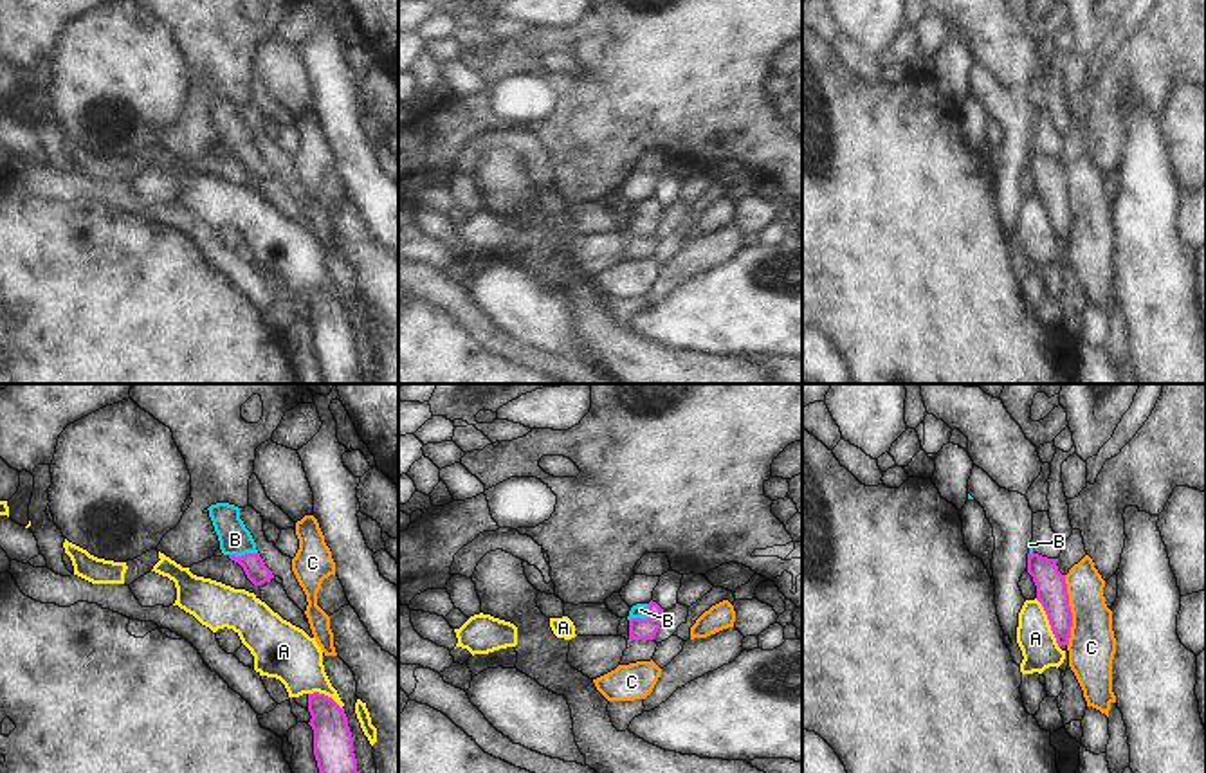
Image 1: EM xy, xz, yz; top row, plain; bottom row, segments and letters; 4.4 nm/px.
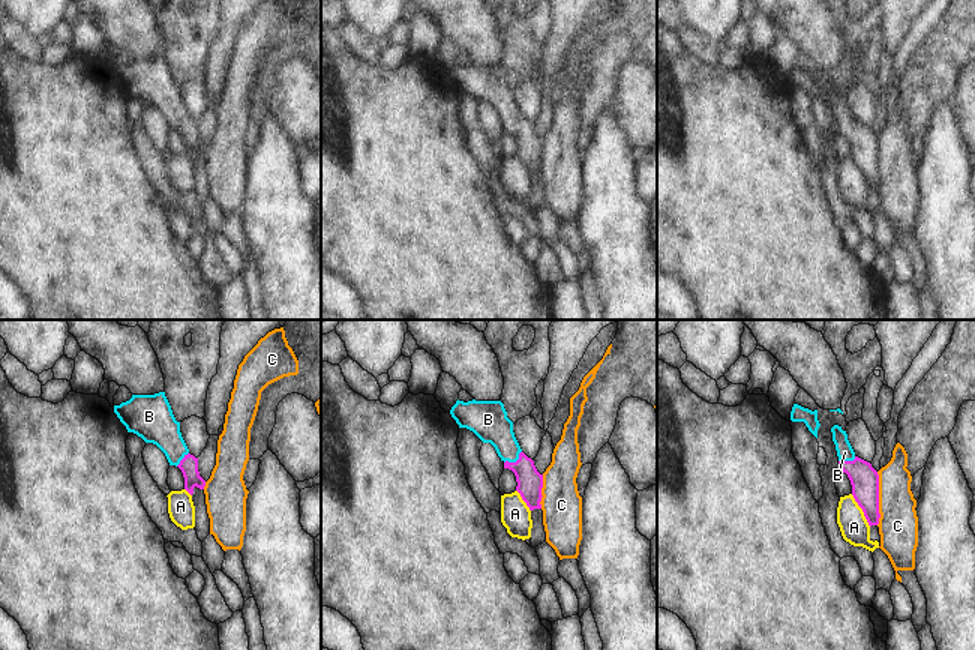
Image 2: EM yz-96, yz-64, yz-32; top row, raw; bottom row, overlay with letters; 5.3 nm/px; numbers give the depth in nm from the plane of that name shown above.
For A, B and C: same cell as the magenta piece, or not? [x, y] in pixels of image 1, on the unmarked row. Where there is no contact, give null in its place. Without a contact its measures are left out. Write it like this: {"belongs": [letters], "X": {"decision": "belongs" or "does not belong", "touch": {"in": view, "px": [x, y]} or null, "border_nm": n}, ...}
{"belongs": ["B"], "A": {"decision": "does not belong", "touch": {"in": "yz", "px": [1050, 220]}, "border_nm": 240}, "B": {"decision": "belongs", "touch": {"in": "xz", "px": [646, 215]}, "border_nm": 140}, "C": {"decision": "does not belong", "touch": {"in": "yz", "px": [1069, 208]}, "border_nm": 320}}

